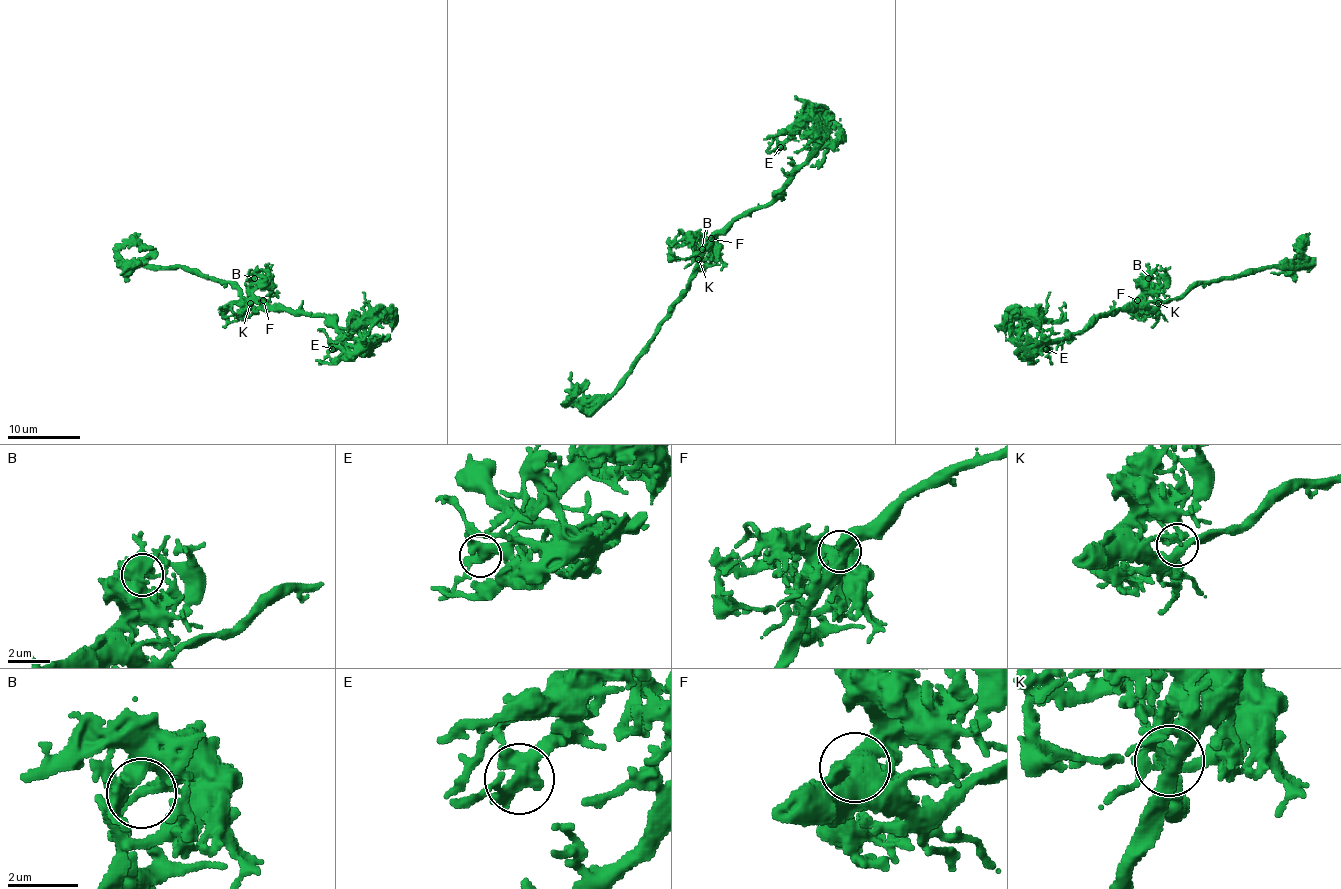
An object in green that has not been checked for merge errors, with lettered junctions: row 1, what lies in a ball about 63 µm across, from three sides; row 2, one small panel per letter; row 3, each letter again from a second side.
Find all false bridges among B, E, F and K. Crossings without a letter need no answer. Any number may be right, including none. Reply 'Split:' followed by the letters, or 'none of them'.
Split: none of them

